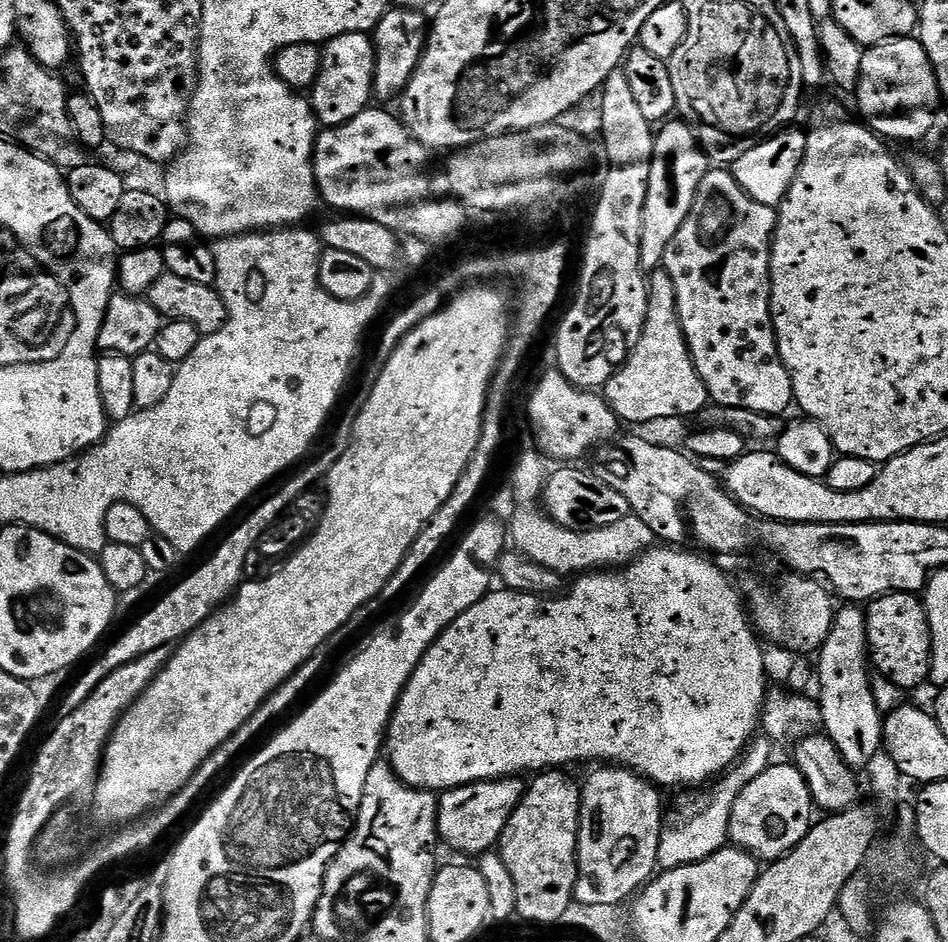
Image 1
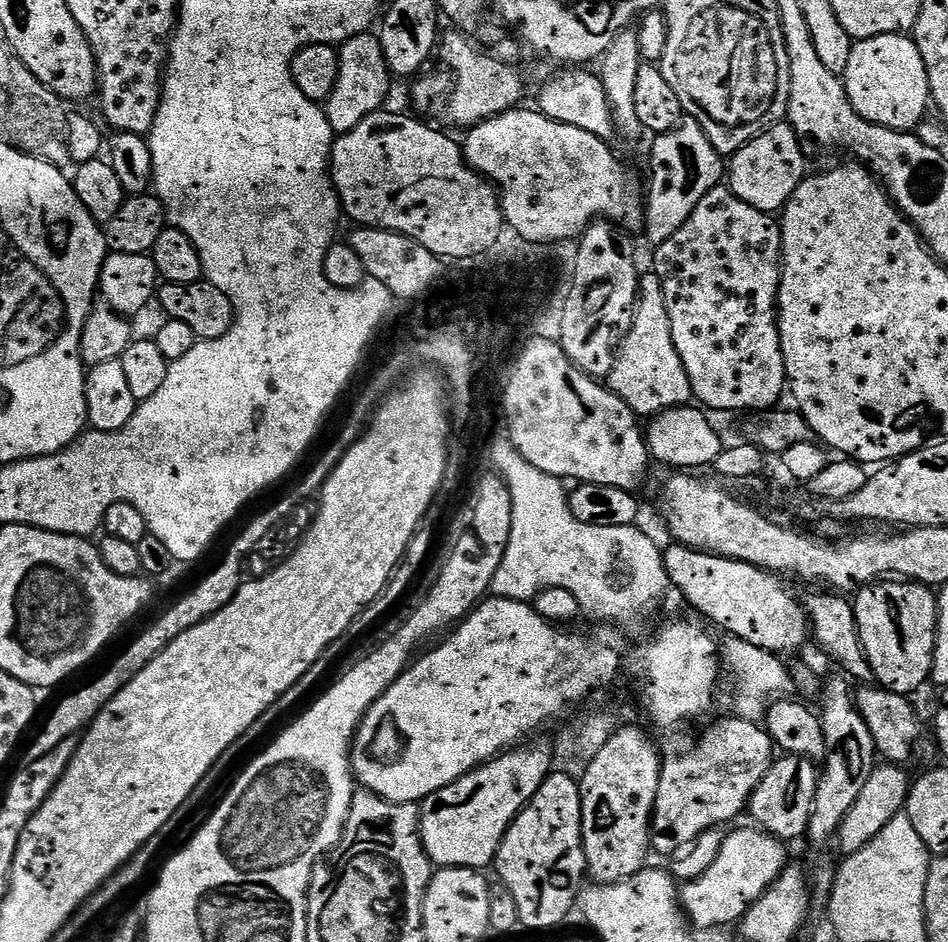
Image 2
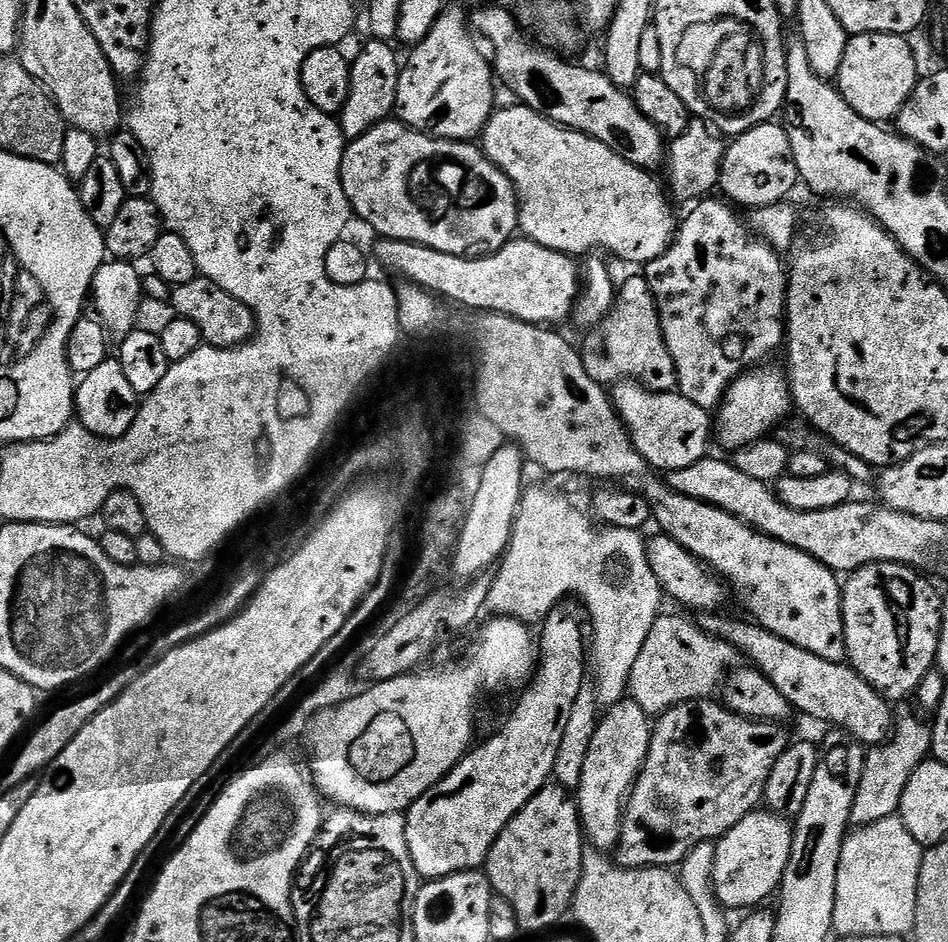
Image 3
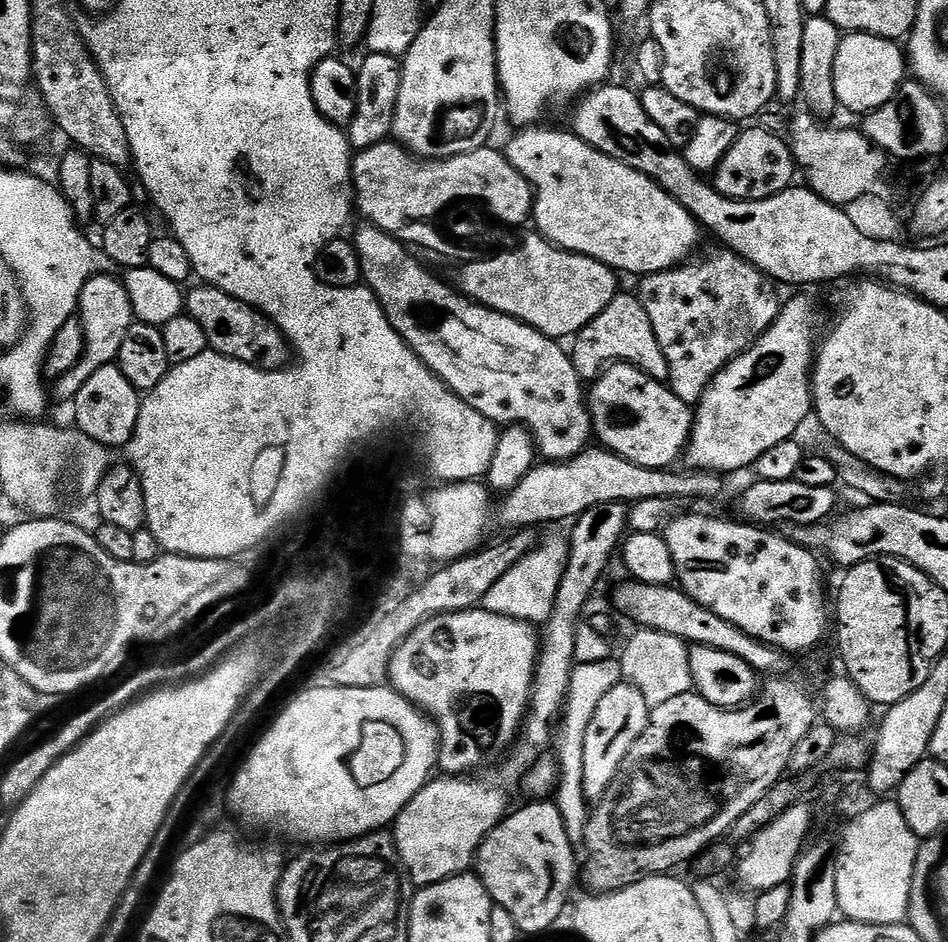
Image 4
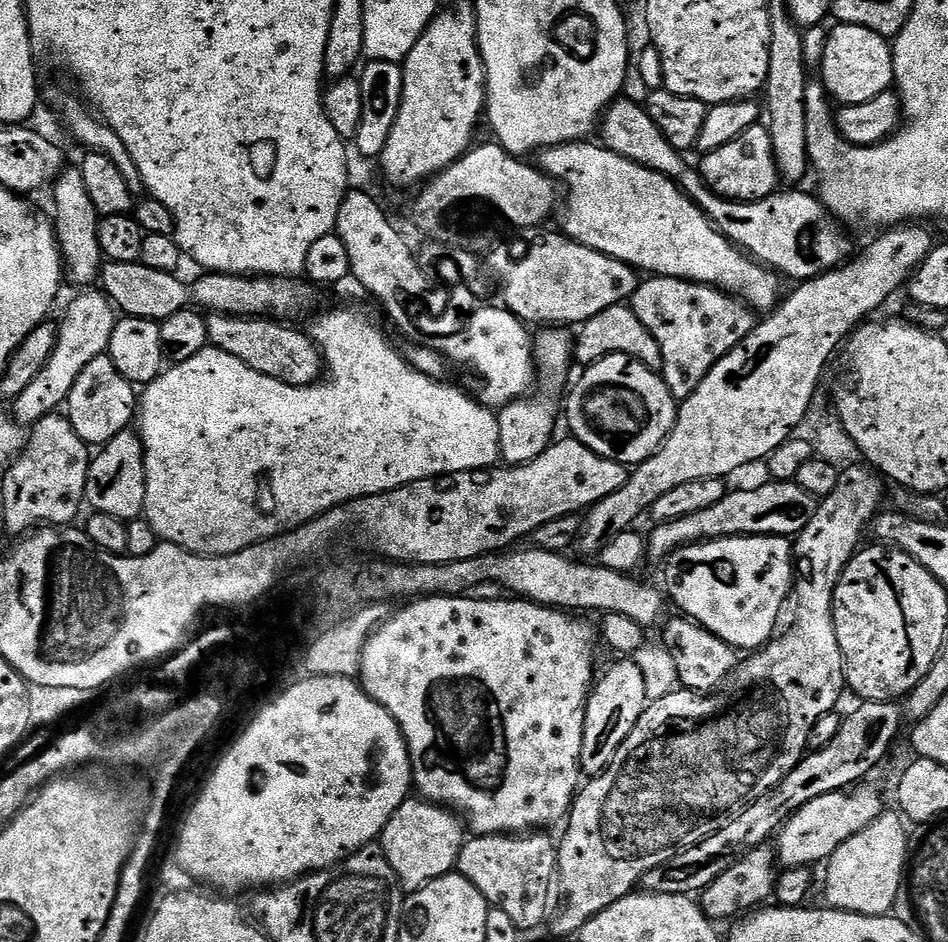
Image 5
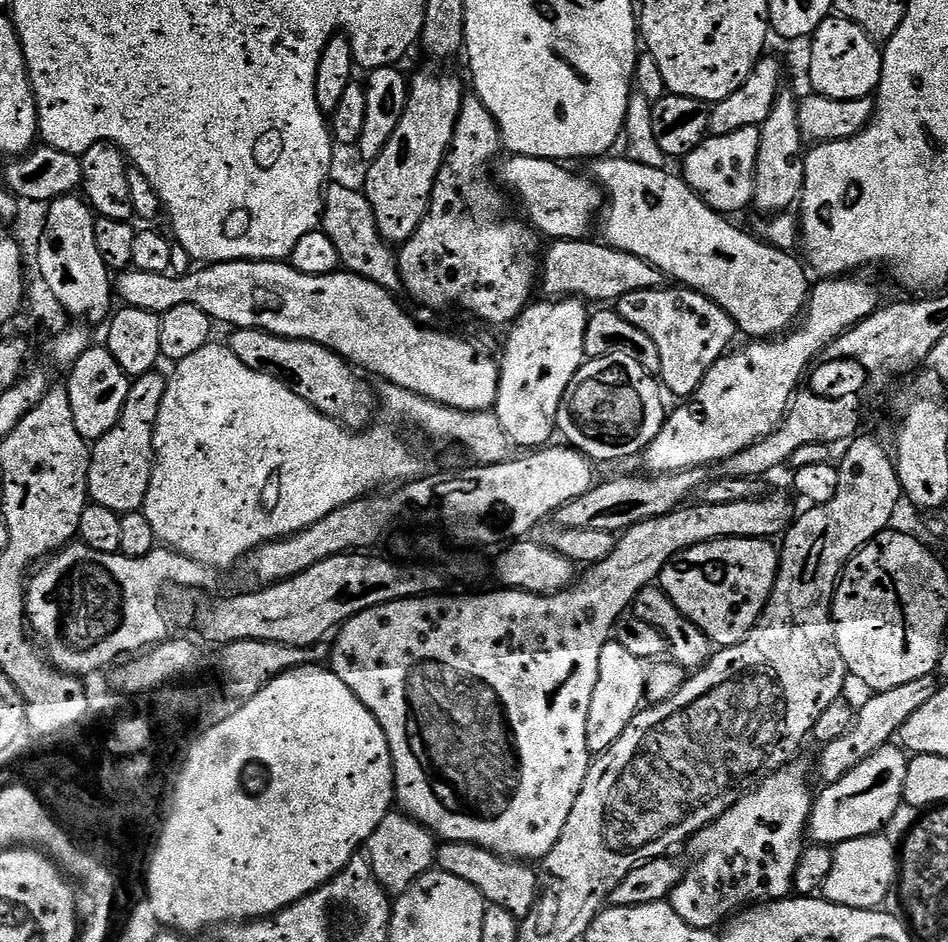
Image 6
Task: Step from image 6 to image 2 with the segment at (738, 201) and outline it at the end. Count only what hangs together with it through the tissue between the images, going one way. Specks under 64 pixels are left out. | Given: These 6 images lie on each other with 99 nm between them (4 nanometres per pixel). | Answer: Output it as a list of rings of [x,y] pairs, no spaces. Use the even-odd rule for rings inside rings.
[[[781,122],[758,134],[742,150],[738,150],[727,161],[726,184],[742,202],[763,212],[779,213],[788,200],[806,179],[804,172],[804,152],[800,149],[801,137],[797,136],[792,125]]]

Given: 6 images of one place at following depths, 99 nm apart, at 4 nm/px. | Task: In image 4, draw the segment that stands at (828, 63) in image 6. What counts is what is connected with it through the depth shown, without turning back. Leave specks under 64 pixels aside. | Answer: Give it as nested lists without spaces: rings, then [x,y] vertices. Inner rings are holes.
[[[849,32],[843,37],[844,41],[840,45],[835,45],[830,56],[830,86],[836,95],[837,105],[848,112],[860,112],[867,114],[878,106],[886,106],[901,91],[906,77],[906,52],[895,40],[878,38],[874,34],[865,32]]]

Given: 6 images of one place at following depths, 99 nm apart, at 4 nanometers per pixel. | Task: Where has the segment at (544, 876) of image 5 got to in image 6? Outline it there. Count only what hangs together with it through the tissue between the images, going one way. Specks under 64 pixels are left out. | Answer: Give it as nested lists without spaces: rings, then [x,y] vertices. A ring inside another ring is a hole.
[[[457,840],[441,843],[436,849],[435,867],[446,874],[454,874],[454,878],[462,878],[462,882],[470,882],[489,905],[502,906],[502,910],[510,910],[510,914],[518,918],[528,916],[540,899],[540,878],[531,863],[505,860],[503,856],[495,856],[490,850],[476,844]]]

